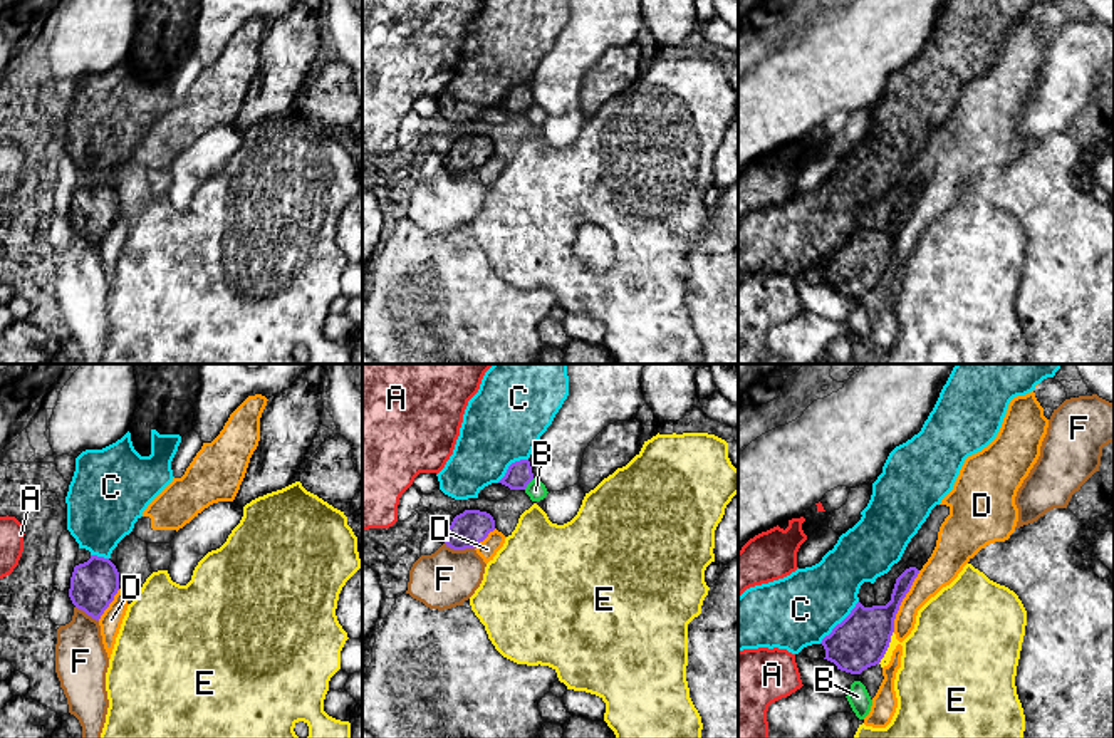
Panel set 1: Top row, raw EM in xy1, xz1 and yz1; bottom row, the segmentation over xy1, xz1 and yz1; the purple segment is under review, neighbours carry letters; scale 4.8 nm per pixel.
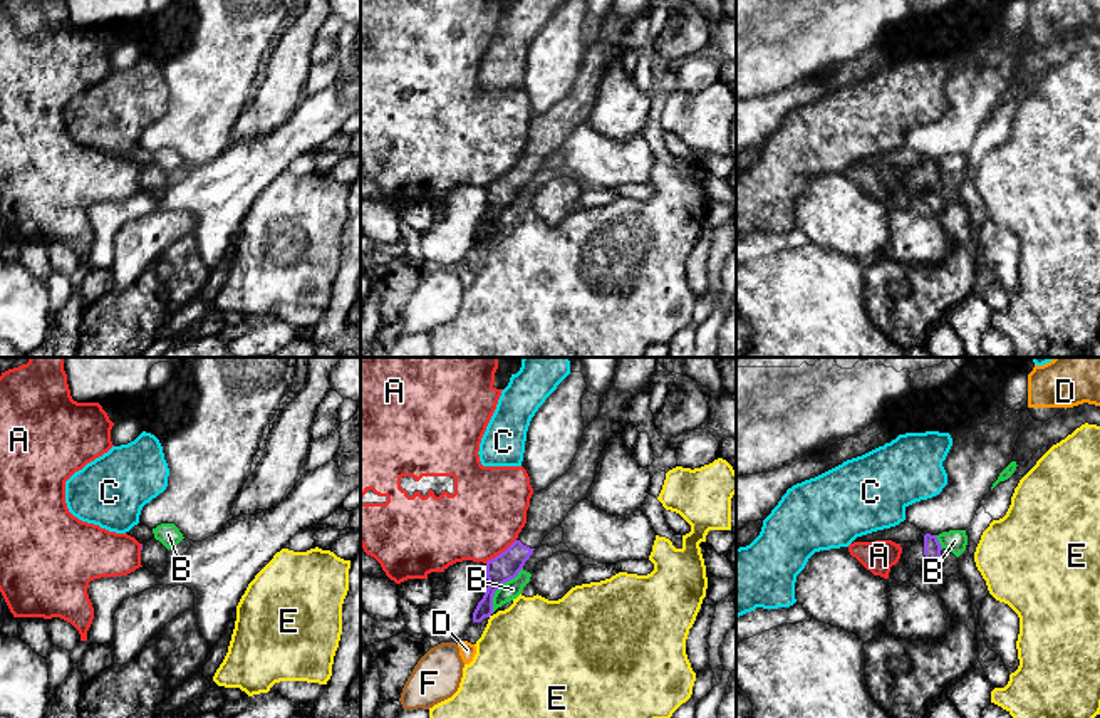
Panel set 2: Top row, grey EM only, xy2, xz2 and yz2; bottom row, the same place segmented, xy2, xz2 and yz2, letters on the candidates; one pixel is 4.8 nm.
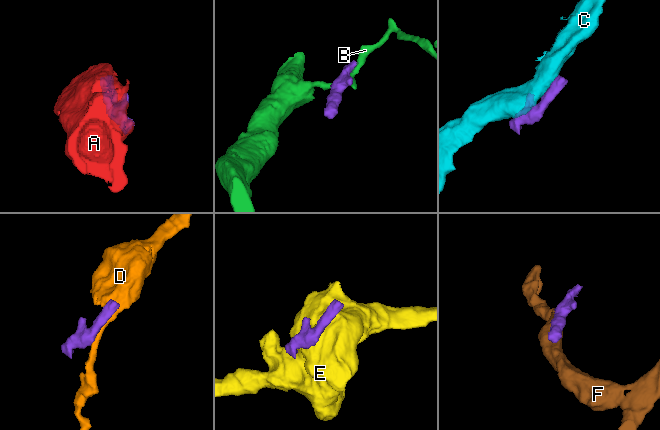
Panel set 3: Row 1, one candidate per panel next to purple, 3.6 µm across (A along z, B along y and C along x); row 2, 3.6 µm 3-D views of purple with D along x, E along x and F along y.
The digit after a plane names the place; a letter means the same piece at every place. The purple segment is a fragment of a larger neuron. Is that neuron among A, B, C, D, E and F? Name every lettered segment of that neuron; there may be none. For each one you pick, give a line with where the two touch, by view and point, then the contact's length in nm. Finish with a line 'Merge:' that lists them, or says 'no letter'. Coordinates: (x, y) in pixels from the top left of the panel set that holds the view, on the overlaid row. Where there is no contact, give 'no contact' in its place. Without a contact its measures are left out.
Merge: no letter

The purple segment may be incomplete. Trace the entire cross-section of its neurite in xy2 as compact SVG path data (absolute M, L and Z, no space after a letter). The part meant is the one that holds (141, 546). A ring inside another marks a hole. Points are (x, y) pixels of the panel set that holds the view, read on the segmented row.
M156 538L141 545L141 565L153 572L154 575L161 575L168 567L168 549Z

